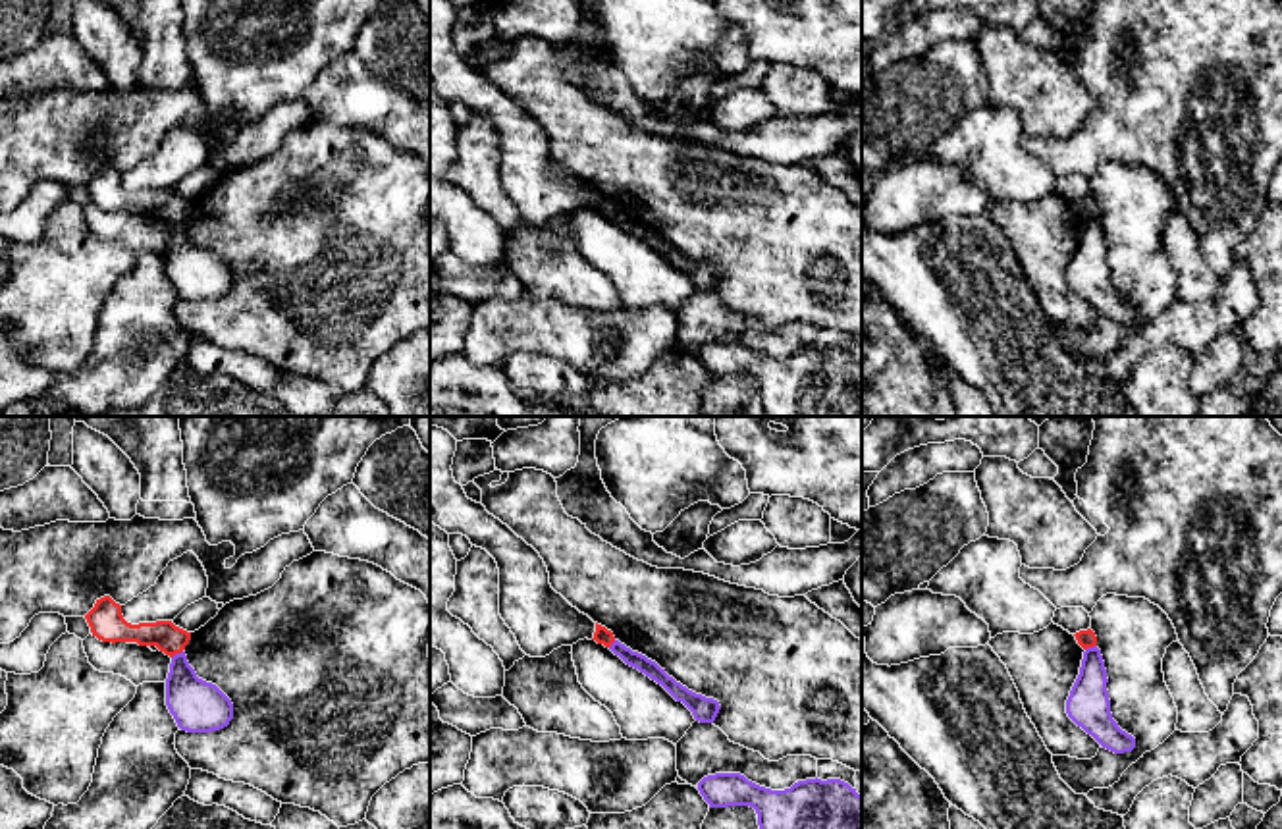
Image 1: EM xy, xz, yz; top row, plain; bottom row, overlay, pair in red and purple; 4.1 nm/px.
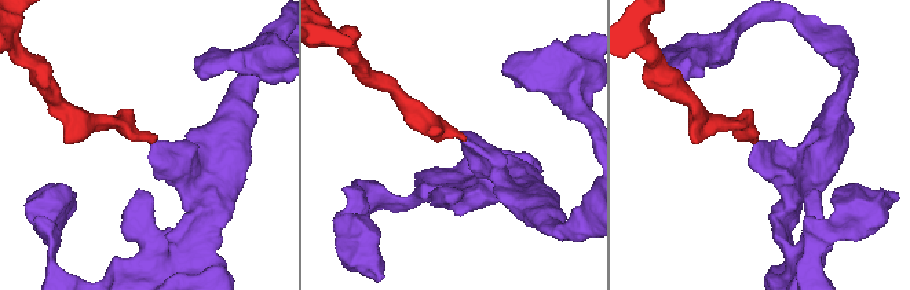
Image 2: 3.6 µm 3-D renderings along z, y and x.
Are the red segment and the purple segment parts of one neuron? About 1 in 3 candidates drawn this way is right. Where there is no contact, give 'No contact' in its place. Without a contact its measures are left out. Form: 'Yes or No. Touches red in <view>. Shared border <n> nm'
No. Touches red in xy. Shared border 60 nm

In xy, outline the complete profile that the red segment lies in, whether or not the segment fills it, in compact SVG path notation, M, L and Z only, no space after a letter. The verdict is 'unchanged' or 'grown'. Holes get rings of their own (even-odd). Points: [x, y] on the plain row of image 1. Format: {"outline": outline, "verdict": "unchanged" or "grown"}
{"outline": "M110 164L96 168L85 187L93 204L102 210L137 210L139 214L156 214L170 226L181 222L191 208L191 201L175 195L172 189L127 191L121 183L121 174Z", "verdict": "unchanged"}

